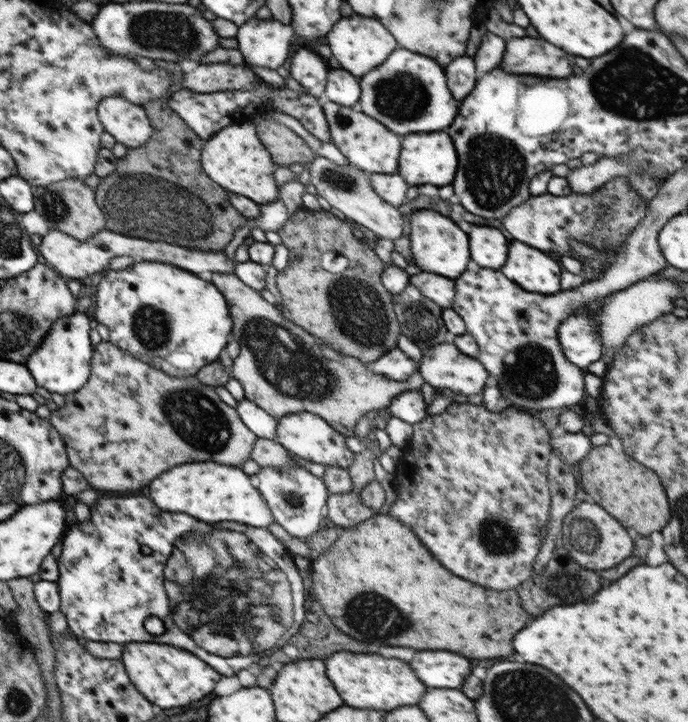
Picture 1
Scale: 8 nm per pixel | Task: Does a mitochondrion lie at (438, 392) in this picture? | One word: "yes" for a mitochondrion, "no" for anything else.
no

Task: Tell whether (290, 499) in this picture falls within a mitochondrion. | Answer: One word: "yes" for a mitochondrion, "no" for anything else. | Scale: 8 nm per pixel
yes

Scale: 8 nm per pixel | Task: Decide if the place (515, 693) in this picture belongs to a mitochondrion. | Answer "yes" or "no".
yes

